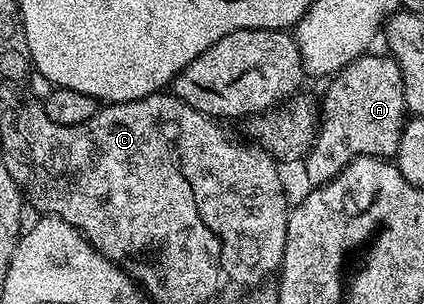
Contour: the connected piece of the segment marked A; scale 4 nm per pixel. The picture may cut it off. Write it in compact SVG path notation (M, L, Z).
M367 53L359 56L345 68L346 80L342 83L342 131L350 142L350 155L377 155L379 157L394 157L398 154L400 133L406 124L408 112L404 101L404 81L400 73L400 65L389 54L373 55Z

